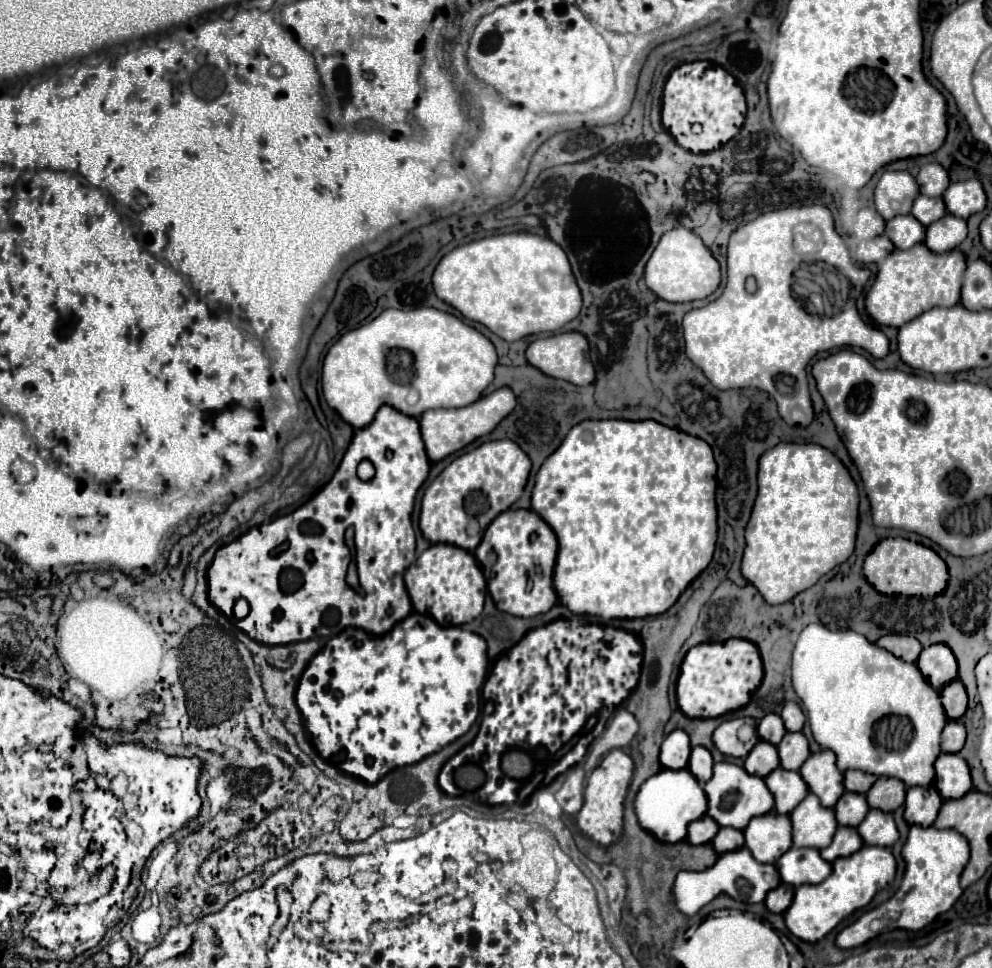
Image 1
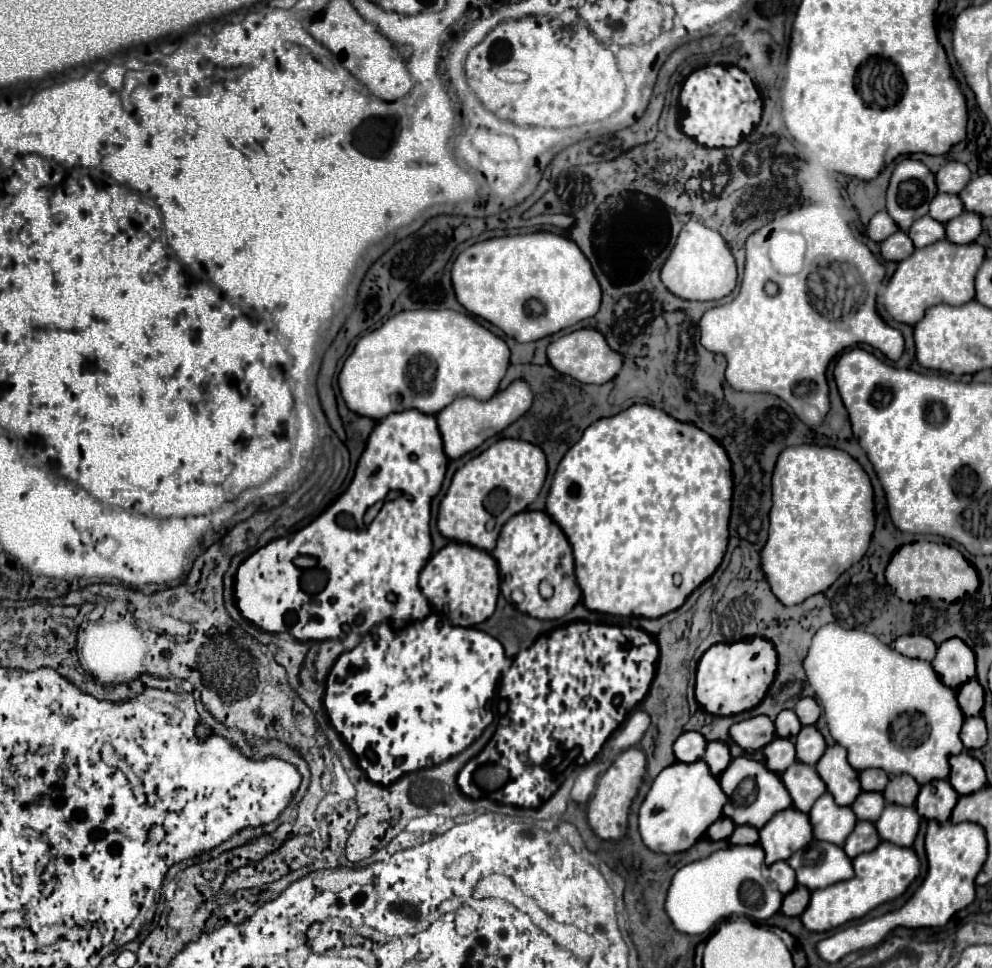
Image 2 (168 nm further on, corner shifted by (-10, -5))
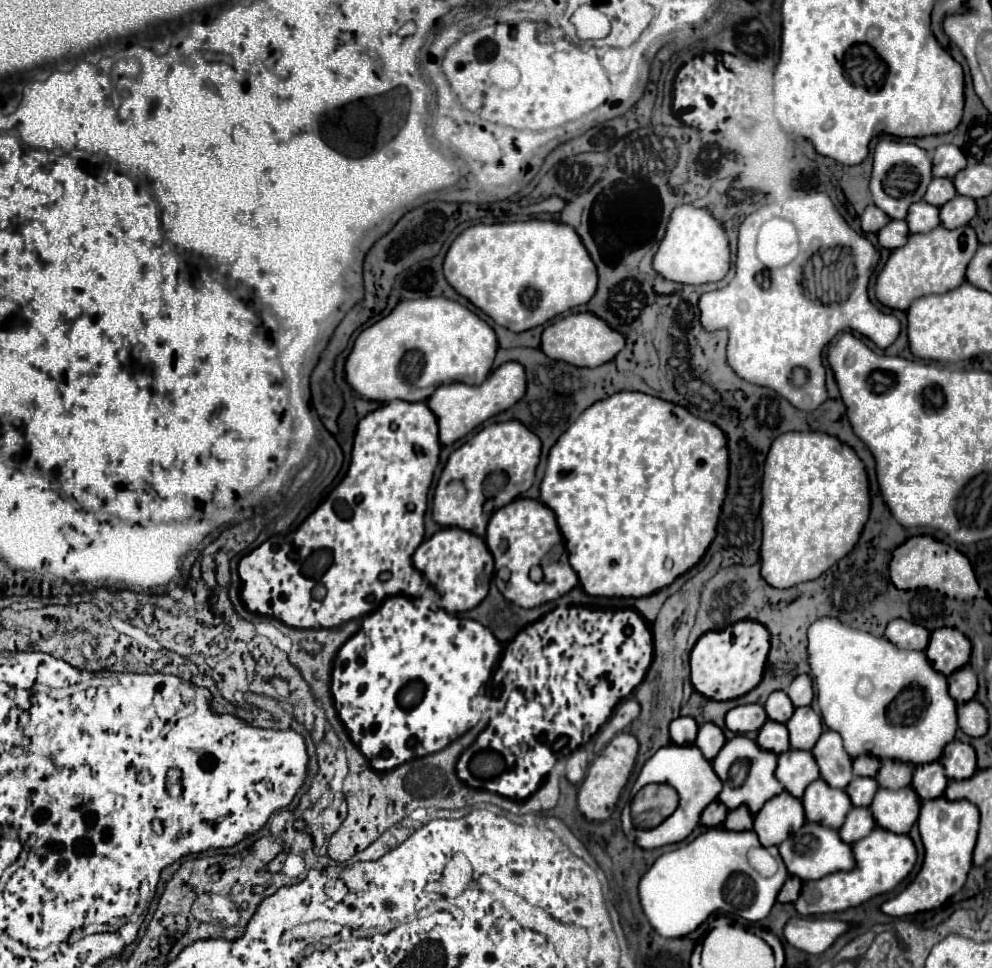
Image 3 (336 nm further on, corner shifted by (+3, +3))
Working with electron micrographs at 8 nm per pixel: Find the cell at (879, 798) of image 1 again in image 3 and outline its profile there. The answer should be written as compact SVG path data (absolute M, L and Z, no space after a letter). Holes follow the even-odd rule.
M887 759L887 761L883 761L875 781L879 783L879 787L903 789L903 787L911 785L911 777L913 777L913 765L903 763L903 761Z

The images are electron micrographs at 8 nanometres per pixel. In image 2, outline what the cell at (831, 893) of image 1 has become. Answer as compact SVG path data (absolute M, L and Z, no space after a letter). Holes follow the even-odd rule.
M882 841L874 851L862 853L862 857L854 859L854 871L856 875L848 881L840 881L826 889L812 891L810 905L800 917L806 929L824 933L824 931L844 925L846 921L864 917L868 911L872 911L884 901L896 899L920 875L920 859L910 847L898 847L890 841Z

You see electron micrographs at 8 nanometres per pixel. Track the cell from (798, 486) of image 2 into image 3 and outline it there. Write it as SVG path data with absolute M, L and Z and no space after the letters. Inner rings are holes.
M783 433L773 441L763 467L763 541L761 541L761 577L775 589L791 589L793 585L821 577L831 565L845 557L857 543L861 529L869 517L869 483L865 465L855 451L839 439L823 433Z

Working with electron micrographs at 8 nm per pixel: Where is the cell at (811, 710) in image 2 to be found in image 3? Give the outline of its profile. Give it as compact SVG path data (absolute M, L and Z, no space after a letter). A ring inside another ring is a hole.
M809 675L795 677L795 681L791 683L791 687L789 687L787 695L789 695L789 699L793 701L793 705L795 705L795 707L811 705L811 701L813 701L813 685L811 685Z

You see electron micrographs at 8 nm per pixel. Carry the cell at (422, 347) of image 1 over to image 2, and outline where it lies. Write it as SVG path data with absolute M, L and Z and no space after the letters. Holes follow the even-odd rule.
M452 309L402 311L390 317L380 329L360 337L354 353L346 359L340 371L338 385L346 405L364 417L384 419L394 411L404 411L410 407L422 413L436 415L458 397L470 395L480 401L488 401L498 391L498 385L508 369L508 363L510 351L504 339L500 339L490 329L482 327L464 313L456 313Z

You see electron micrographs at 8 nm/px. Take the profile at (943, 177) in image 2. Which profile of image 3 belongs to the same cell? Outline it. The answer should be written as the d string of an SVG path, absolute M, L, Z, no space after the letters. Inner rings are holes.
M941 145L933 153L933 177L953 179L965 165L965 155L955 145Z

